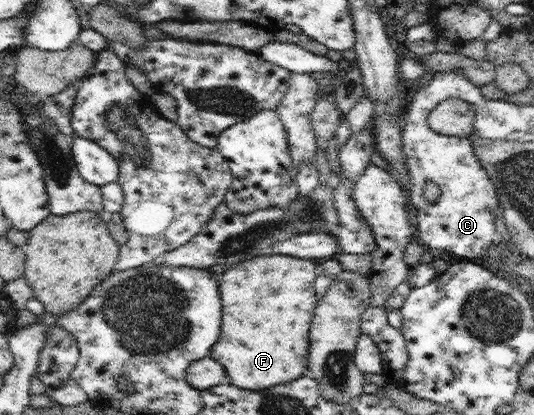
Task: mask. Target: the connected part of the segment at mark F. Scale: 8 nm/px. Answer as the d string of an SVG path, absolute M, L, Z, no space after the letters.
M267 254L225 269L218 276L223 301L221 339L210 357L225 368L227 383L257 391L301 377L307 369L309 327L317 307L313 283L320 262L290 255Z

